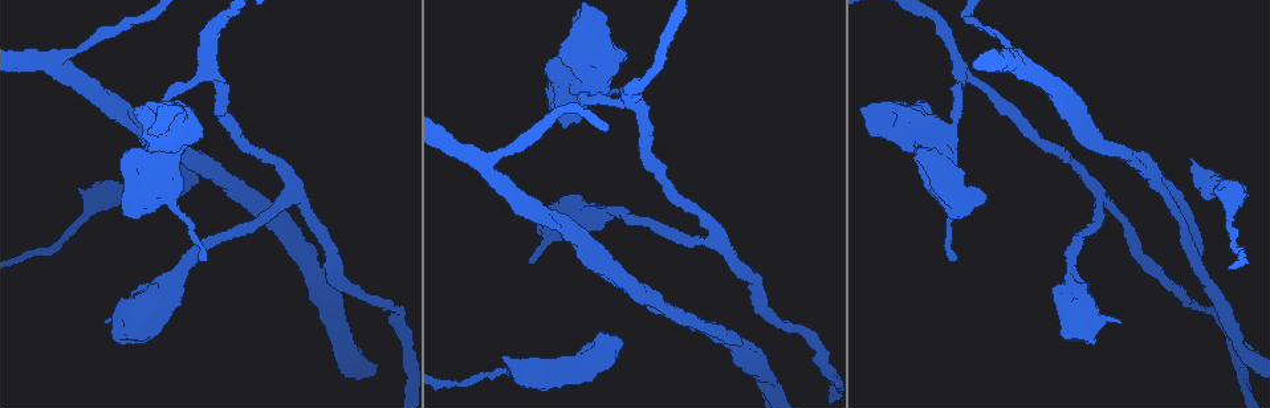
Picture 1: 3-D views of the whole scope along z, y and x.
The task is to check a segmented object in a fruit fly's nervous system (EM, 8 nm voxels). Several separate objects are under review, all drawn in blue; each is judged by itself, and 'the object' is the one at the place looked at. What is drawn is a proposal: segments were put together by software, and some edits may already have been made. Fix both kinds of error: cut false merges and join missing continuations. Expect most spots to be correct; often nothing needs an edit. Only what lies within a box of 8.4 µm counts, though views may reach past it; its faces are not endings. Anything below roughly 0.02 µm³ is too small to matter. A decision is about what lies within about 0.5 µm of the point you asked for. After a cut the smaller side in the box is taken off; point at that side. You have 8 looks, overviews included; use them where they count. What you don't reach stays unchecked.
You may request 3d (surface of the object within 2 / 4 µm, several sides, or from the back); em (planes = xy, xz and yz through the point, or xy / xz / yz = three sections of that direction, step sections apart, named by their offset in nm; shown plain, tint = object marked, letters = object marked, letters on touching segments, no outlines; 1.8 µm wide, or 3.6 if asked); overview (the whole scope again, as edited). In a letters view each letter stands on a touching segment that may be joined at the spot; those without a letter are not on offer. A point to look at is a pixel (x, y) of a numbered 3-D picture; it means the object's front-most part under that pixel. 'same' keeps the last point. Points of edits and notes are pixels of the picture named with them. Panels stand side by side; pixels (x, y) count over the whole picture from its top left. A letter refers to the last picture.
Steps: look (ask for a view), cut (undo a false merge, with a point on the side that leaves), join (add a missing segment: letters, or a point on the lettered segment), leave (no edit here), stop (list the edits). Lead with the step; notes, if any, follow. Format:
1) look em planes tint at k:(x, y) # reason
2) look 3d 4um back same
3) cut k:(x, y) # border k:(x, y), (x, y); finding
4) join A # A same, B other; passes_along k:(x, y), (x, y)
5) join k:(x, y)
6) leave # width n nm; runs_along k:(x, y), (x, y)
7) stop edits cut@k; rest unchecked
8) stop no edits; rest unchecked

look em yz step 8 letters at 1:(1216, 187) # free end

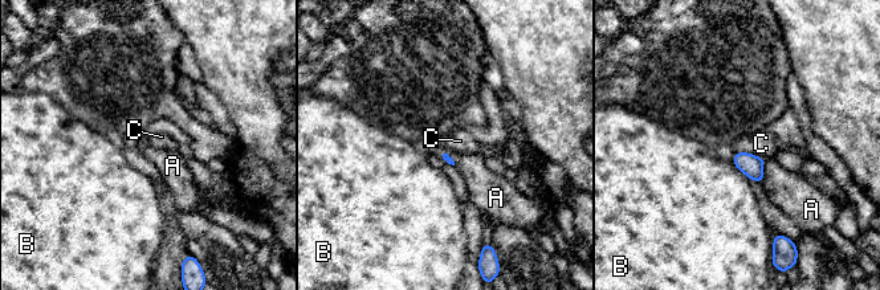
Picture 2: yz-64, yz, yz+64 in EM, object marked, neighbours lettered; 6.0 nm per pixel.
leave # A other, B other, C other; border 2:(734, 152), (750, 152), (764, 159); no lettered segment goes on from it

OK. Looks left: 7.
look em xz step 16 plain at 1:(1193, 159) # branch stops here

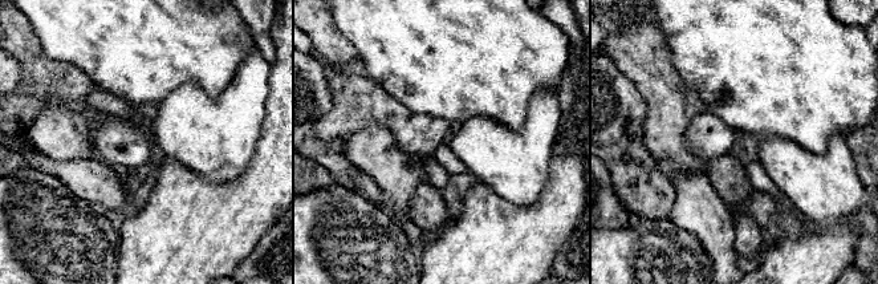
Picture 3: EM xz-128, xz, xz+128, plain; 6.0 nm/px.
look em xz step 16 letters same # what lies round it

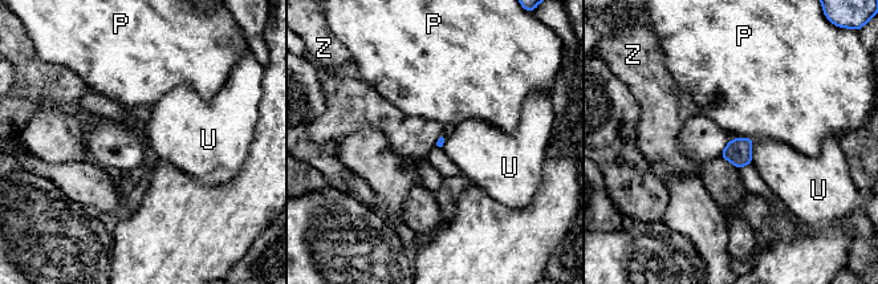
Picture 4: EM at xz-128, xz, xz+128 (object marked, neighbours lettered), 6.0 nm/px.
leave # P other, U other, Z other; border 4:(755, 141), (751, 163); none of them fits

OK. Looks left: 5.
look 3d 2um at 1:(339, 296) # free end

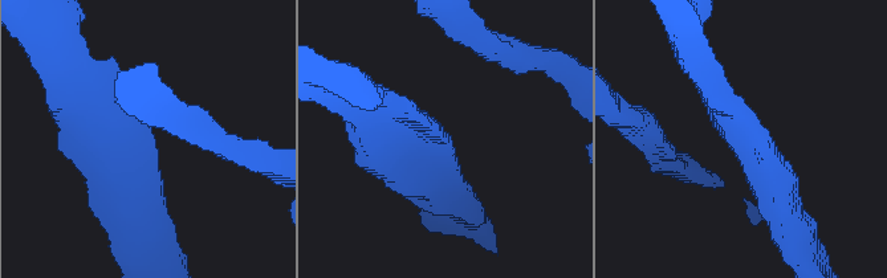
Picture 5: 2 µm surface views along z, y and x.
look em planes letters at 5:(743, 143)

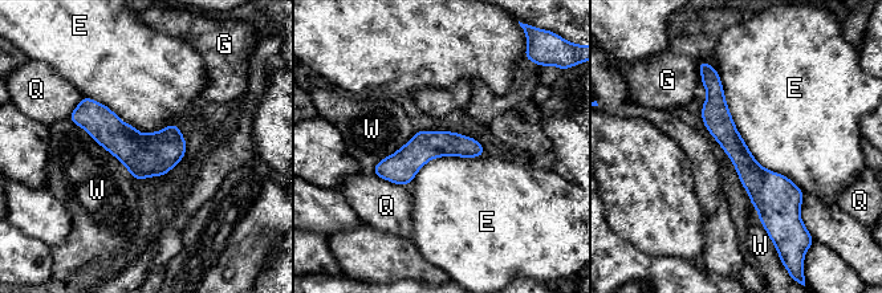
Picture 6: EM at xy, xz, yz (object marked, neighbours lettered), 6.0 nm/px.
leave # E other, G other, Q other, W other; runs_along 6:(711, 73), (767, 222); none of them fits

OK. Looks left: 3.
look em 3.6um xy step 8 tint at 1:(106, 323)

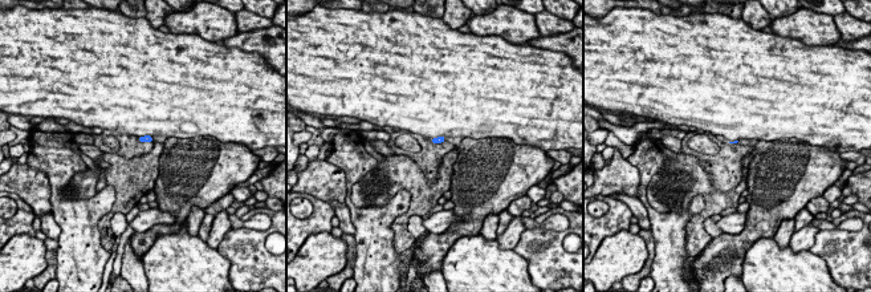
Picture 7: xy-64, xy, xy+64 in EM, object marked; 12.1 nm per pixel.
look em 3.6um planes letters same

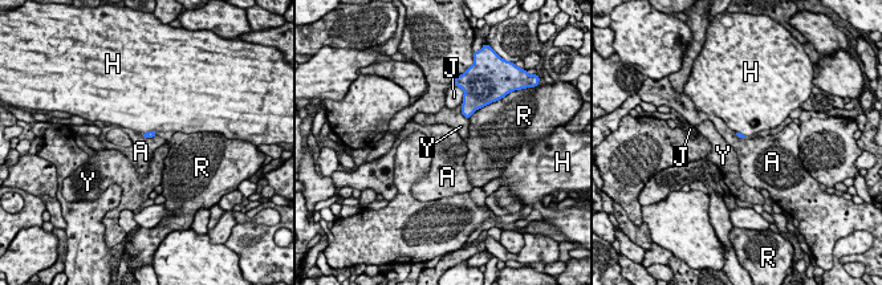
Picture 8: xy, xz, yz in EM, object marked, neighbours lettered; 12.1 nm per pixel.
leave # A other, H other, J other, R other, Y other; border 8:(155, 134), (153, 137), (141, 135); no lettered segment goes on from it

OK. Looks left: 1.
stop no edits; rest unchecked

